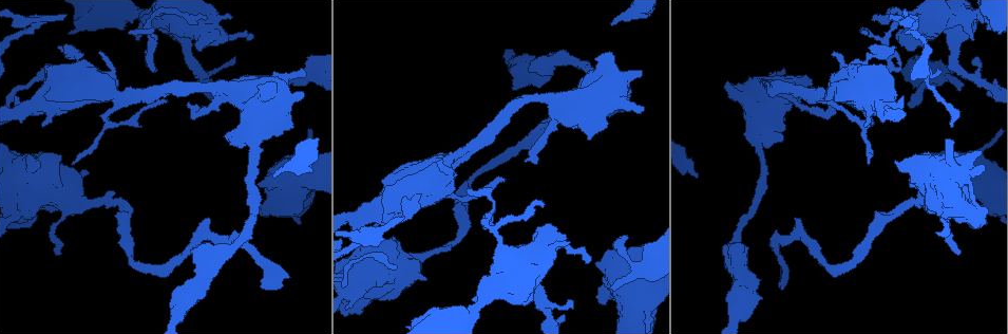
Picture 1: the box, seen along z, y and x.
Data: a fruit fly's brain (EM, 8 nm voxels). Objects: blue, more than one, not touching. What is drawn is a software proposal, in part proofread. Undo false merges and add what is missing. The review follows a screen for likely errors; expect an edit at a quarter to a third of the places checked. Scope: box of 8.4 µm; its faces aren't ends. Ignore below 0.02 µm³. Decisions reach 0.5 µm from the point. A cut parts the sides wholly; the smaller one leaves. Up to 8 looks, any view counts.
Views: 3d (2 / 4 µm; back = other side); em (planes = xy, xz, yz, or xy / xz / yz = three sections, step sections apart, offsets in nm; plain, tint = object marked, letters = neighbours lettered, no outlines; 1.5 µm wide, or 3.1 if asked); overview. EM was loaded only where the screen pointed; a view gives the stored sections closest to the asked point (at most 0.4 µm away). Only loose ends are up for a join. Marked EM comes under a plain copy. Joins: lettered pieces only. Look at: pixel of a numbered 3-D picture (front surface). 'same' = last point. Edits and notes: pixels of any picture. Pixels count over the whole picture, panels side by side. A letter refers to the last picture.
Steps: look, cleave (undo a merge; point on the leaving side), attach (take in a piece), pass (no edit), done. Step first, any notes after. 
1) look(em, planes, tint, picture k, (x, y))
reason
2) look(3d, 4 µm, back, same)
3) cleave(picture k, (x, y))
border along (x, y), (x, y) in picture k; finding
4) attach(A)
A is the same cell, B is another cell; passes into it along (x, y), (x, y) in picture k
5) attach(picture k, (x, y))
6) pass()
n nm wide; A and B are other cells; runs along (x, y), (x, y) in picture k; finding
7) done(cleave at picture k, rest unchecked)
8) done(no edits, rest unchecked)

look(3d, 2 µm, back, picture 1, (612, 285))
branch stops here

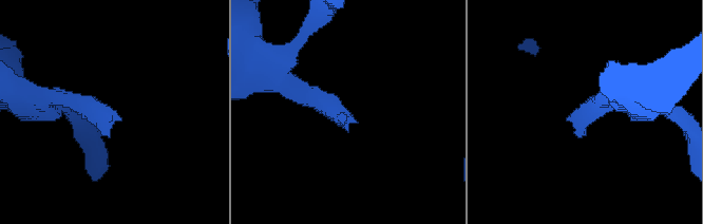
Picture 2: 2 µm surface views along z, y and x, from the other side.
look(em, yz, step 4, tint, picture 2, (348, 117))

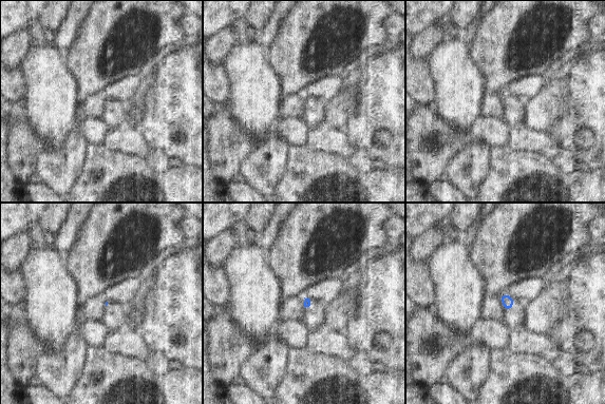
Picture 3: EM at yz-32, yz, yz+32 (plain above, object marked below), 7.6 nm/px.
look(em, planes, letters, same)

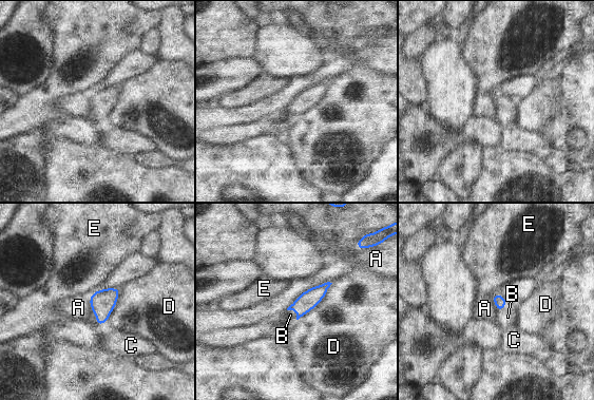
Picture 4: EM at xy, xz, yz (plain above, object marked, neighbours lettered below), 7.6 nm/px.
attach(B)
B is the same cell, A, C, D and E are other cells; passes into it along (308, 300), (294, 309), (290, 315) in picture 4; the cell continues

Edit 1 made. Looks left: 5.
look(3d, 2 µm, picture 1, (280, 288))
end of a long branch

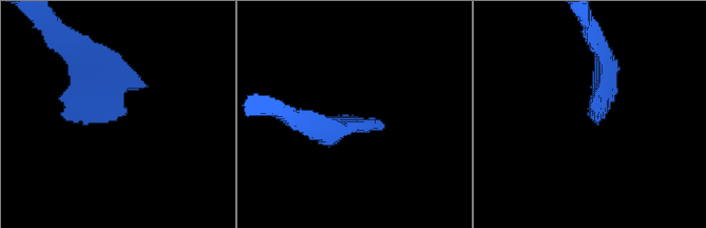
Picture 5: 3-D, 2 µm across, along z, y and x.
look(em, xy, step 8, tint, picture 5, (358, 121))
now the EM

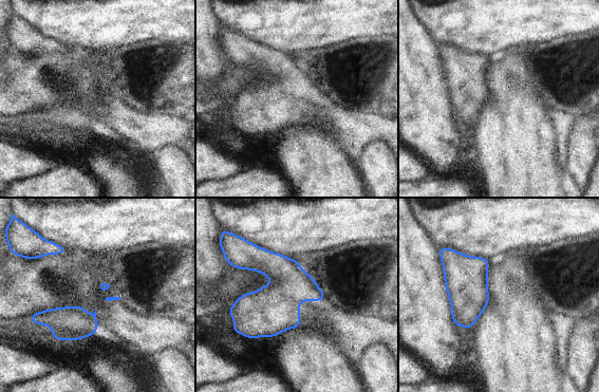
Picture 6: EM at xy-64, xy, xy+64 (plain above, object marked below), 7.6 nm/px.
look(em, planes, letters, same)

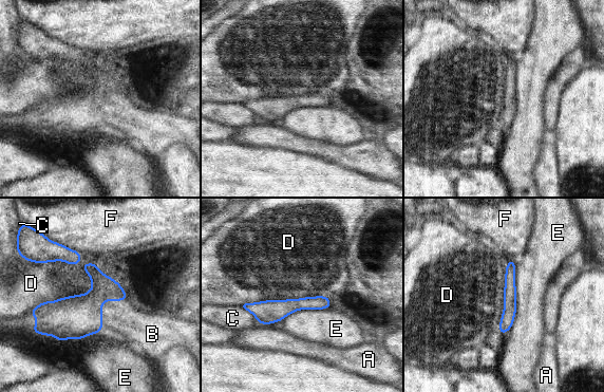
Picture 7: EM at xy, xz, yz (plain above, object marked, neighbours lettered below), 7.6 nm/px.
attach(B)
B is the same cell, A, C, D, E and F are other cells; passes into it along (75, 317), (101, 304), (120, 318) in picture 7; the cell continues

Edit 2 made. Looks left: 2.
done(attach at picture 4, attach at picture 7, rest unchecked)

